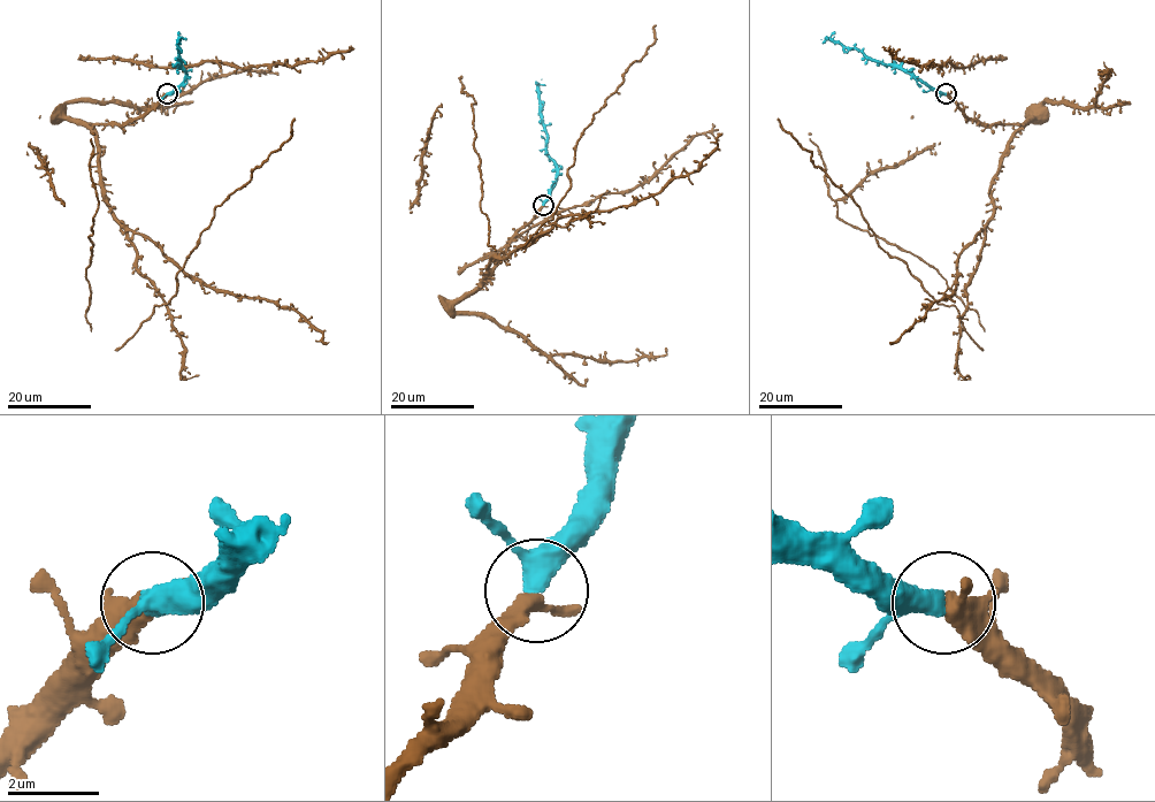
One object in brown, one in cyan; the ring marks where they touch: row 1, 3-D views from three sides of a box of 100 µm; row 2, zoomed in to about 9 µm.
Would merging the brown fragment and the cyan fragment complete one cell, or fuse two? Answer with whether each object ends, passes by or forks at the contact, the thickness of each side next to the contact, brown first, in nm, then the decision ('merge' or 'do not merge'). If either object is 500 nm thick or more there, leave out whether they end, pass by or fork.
brown passes by | cyan passes by | 360/400 nm | merge

